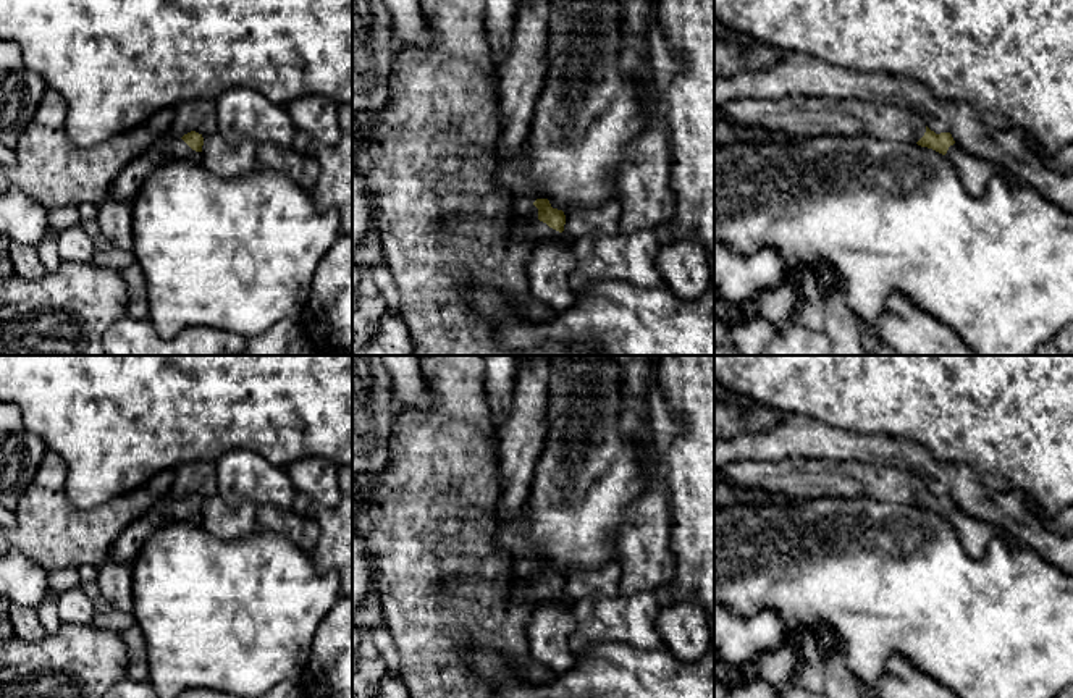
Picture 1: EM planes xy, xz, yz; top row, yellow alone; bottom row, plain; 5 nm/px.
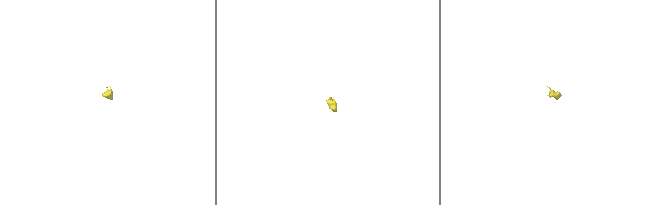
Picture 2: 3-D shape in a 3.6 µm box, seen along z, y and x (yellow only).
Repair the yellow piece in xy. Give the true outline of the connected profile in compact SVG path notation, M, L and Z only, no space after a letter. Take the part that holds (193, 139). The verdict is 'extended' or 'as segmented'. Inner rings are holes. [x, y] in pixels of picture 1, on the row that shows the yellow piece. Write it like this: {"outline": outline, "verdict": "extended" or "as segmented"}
{"outline": "M191 131L183 137L162 136L149 149L142 150L113 179L108 197L133 202L144 181L163 163L189 160L202 163L202 134Z", "verdict": "extended"}

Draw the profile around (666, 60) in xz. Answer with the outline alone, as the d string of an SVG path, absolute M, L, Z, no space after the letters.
M651 0L651 10L648 15L648 42L654 73L661 82L666 82L674 74L680 73L685 63L659 26L658 2L659 0Z

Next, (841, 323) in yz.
M827 265L816 267L816 284L824 307L824 333L831 343L831 355L874 355L861 344L860 320L847 302L837 271Z

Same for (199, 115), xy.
M197 99L179 103L175 108L173 131L175 137L196 131L204 139L218 132L215 102Z

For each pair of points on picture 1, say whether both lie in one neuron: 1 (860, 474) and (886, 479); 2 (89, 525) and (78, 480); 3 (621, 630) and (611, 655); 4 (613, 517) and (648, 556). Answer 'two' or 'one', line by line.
1: one
2: two
3: two
4: two

